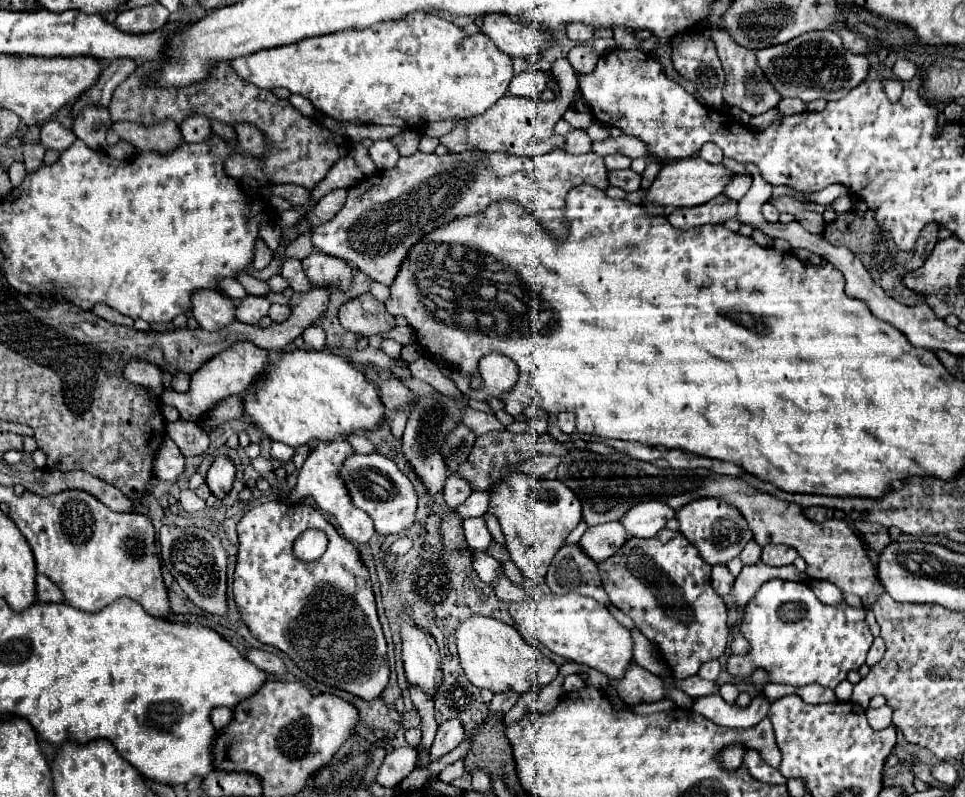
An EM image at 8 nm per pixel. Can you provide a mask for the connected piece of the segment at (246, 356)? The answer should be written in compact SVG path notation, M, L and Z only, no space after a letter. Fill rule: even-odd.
M234 342L230 348L222 350L220 354L212 356L208 362L204 362L192 376L190 376L190 390L182 394L170 394L170 398L162 398L164 404L176 406L180 410L182 420L200 420L200 416L218 400L224 400L226 396L242 392L246 386L250 386L256 376L262 372L266 364L268 352L262 348L256 348L252 342Z

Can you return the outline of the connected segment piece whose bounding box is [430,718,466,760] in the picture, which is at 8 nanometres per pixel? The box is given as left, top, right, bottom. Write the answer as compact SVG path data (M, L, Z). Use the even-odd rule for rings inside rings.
M452 718L452 720L446 720L440 724L438 728L438 734L436 734L436 740L434 744L430 746L430 758L436 760L444 754L448 754L450 750L454 750L462 740L466 738L464 734L464 726L458 718Z

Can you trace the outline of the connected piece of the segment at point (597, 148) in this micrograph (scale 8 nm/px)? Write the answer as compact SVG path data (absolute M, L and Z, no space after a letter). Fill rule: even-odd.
M620 136L620 138L608 138L604 142L594 142L592 152L606 156L606 154L624 154L628 158L646 158L646 160L654 160L654 156L650 154L648 146L644 146L644 142L640 142L634 136Z

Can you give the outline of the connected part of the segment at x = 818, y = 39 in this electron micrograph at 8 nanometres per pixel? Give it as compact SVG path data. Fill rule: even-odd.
M814 30L806 32L786 44L770 46L768 50L756 52L758 64L782 98L802 98L812 102L818 98L840 100L848 94L868 72L868 60L862 54L842 52L842 40L832 30Z

